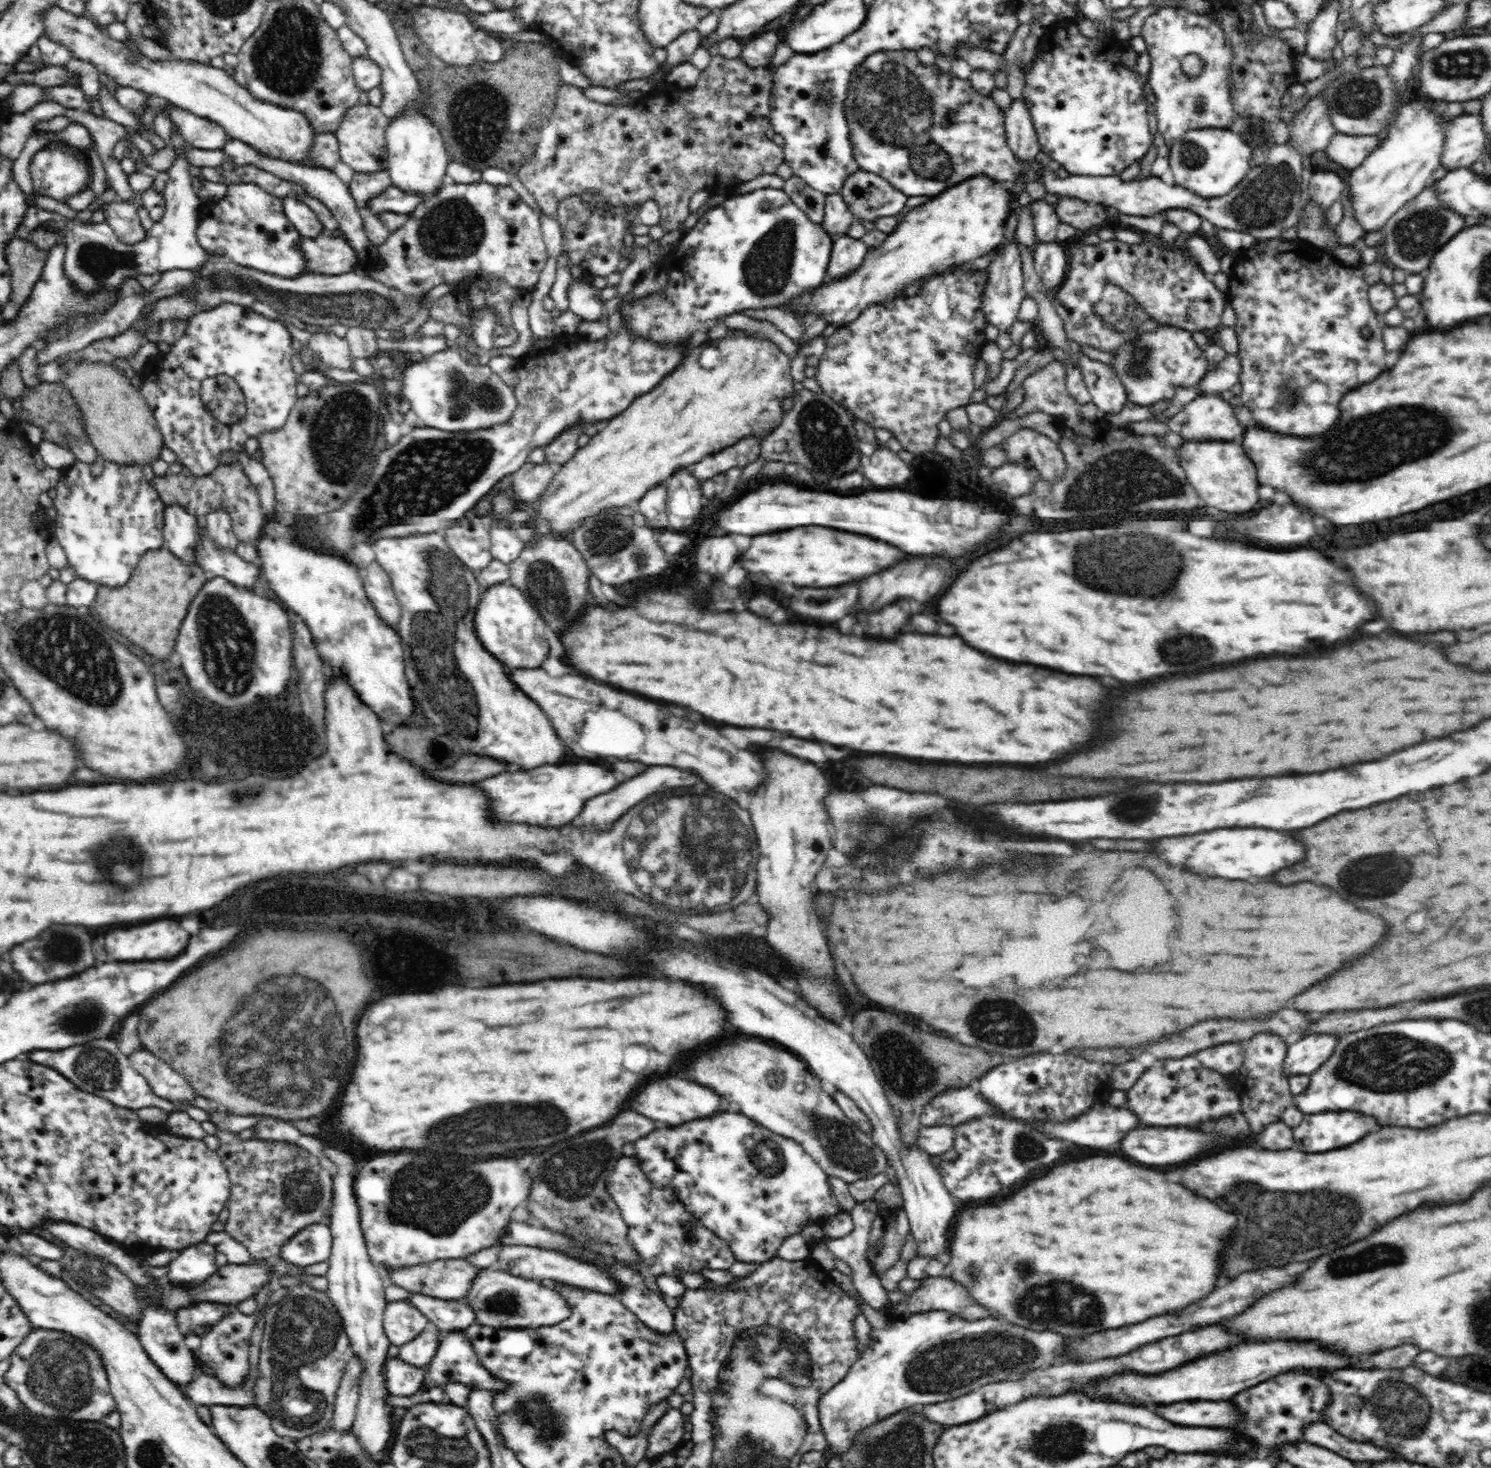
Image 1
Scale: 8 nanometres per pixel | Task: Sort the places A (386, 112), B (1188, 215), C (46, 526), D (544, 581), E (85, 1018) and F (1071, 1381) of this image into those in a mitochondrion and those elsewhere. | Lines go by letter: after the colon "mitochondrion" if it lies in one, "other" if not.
A: other
B: other
C: other
D: mitochondrion
E: mitochondrion
F: other

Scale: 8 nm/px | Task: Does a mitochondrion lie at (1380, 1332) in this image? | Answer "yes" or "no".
no

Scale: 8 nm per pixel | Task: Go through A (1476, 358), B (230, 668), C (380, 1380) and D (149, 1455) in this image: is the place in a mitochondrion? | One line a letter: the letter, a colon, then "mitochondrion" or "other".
A: other
B: mitochondrion
C: other
D: mitochondrion

